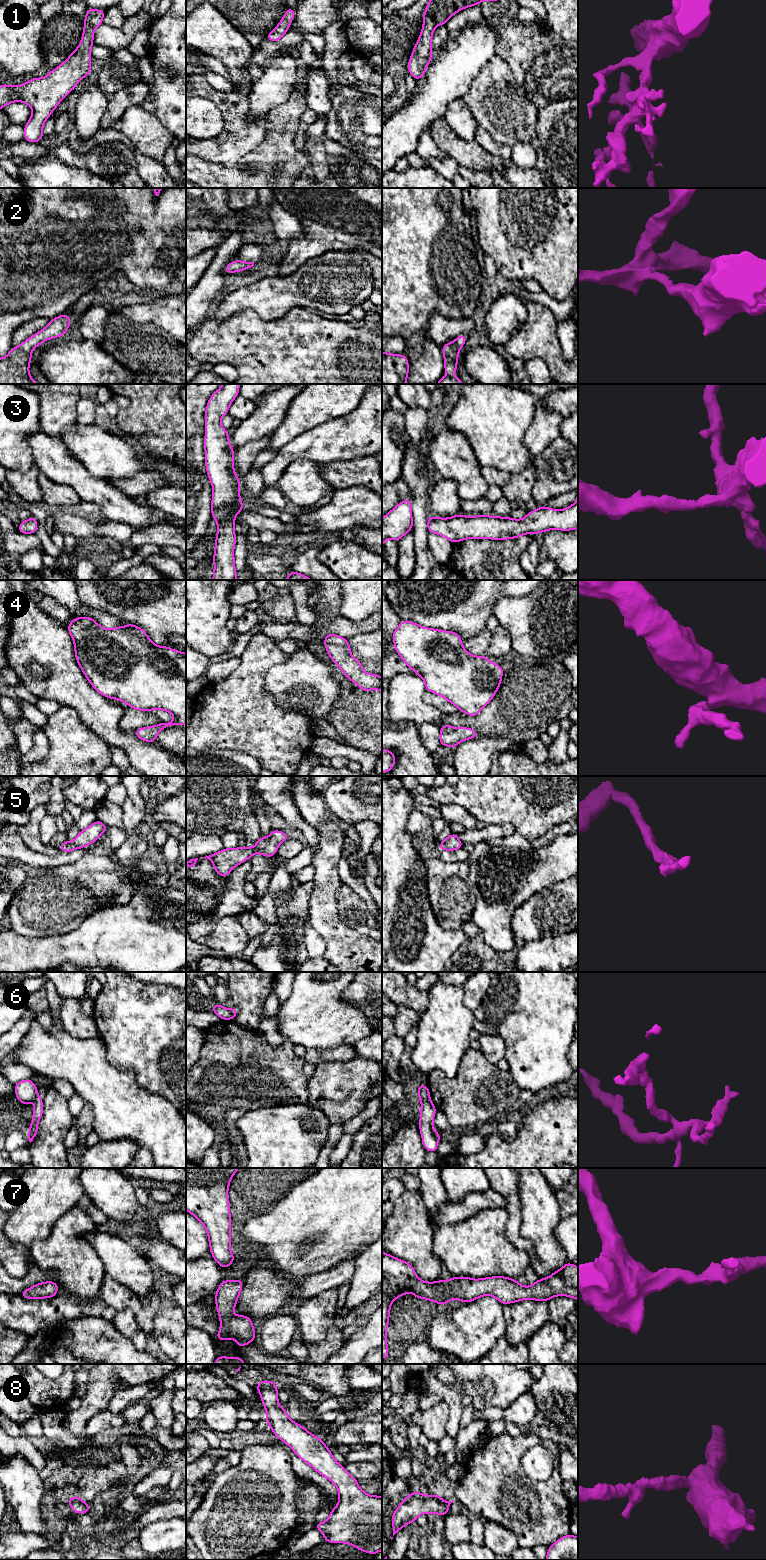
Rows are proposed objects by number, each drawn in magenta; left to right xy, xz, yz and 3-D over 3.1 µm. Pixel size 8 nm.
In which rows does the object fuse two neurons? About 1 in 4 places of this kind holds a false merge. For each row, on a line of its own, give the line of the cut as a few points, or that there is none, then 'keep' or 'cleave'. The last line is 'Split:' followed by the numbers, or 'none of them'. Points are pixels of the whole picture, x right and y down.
1: no cut; keep
2: no cut; keep
3: no cut; keep
4: no cut; keep
5: no cut; keep
6: cut in yz along (420, 1098), (429, 1100); cleave
7: no cut; keep
8: no cut; keep
Split: 6

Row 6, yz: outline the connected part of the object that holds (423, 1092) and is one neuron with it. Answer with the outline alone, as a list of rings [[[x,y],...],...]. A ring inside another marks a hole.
[[[419,1083],[417,1096],[422,1100],[430,1100],[430,1090],[427,1085]]]

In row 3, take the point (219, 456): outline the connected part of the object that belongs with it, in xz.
[[[223,384],[215,391],[207,402],[205,410],[205,466],[208,478],[212,484],[213,496],[211,500],[211,515],[217,523],[215,551],[213,554],[214,571],[212,580],[236,580],[234,547],[236,533],[233,526],[237,523],[234,517],[239,514],[244,504],[240,499],[240,479],[234,470],[234,449],[229,443],[230,435],[221,426],[221,419],[228,414],[231,403],[239,395],[240,384]]]

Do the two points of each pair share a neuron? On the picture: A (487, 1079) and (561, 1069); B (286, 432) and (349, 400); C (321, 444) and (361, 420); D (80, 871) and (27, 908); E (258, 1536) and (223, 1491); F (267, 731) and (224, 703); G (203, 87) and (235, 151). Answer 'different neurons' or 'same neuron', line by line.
A: different neurons
B: same neuron
C: same neuron
D: same neuron
E: same neuron
F: same neuron
G: same neuron

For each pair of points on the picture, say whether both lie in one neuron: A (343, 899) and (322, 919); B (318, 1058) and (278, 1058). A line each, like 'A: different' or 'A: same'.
A: different
B: different

